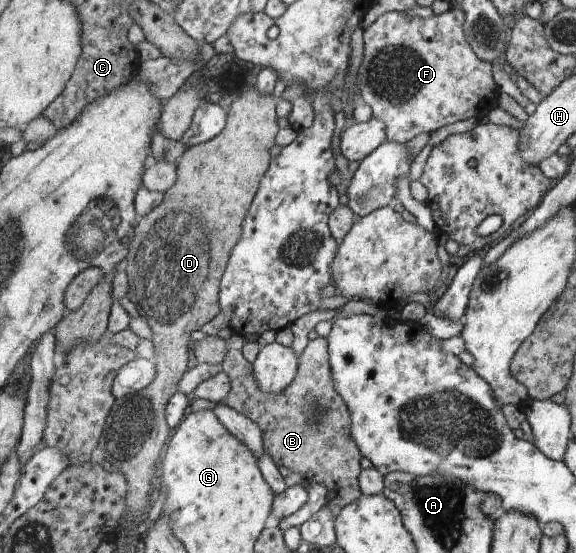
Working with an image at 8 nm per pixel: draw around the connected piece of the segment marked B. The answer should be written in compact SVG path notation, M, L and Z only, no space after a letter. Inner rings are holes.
M241 333L228 339L230 350L223 363L223 371L229 376L232 388L222 403L251 418L262 430L264 447L273 456L277 466L285 466L290 472L302 475L305 482L317 482L327 489L326 505L335 518L345 506L362 497L359 476L361 456L351 432L351 413L343 396L335 388L335 378L330 366L327 338L309 340L301 354L299 378L294 378L283 392L269 394L259 388L254 364L243 355L246 340Z

